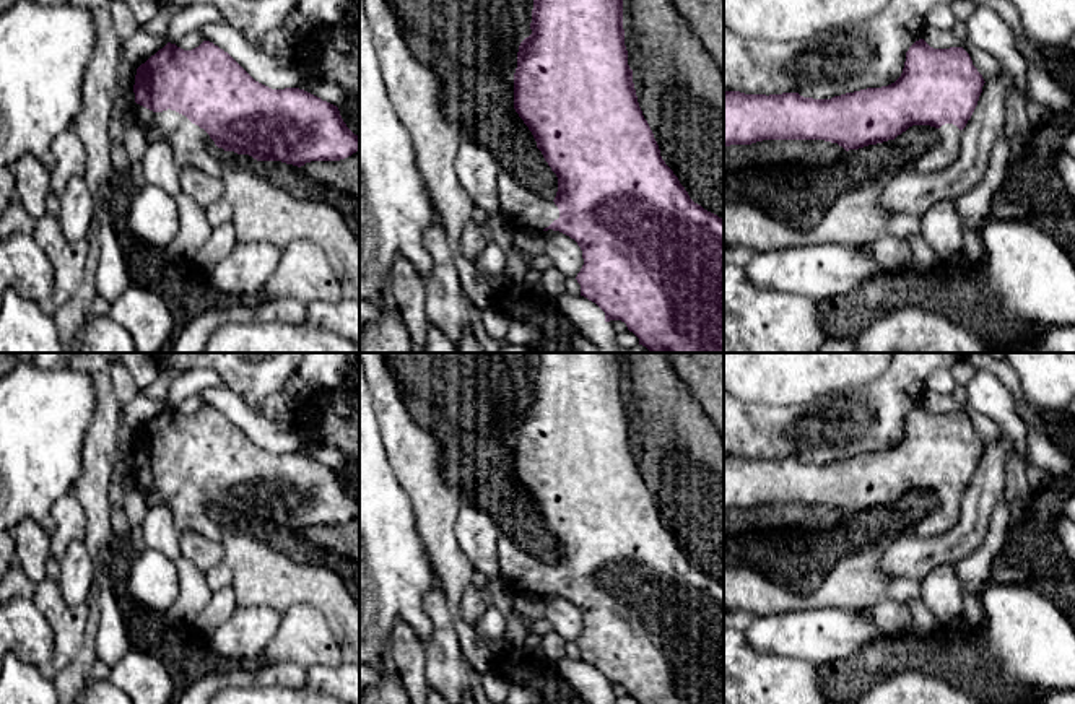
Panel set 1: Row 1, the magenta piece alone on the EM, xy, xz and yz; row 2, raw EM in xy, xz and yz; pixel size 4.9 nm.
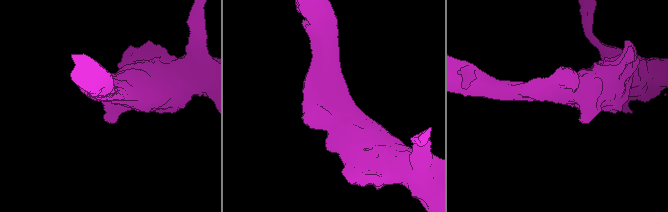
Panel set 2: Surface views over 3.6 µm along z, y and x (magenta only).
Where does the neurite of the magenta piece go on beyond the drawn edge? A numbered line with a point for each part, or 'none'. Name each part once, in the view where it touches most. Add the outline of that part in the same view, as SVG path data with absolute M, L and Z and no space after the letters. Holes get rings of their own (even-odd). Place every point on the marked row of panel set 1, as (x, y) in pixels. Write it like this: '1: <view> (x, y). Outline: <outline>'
1: xy (191, 145). Outline: M135 104L135 119L143 128L150 143L168 143L174 161L192 166L211 177L221 177L226 158L210 135L176 111L153 112Z

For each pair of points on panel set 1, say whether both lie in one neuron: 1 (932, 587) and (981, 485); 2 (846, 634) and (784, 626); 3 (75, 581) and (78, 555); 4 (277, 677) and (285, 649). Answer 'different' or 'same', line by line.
1: different
2: same
3: same
4: different

